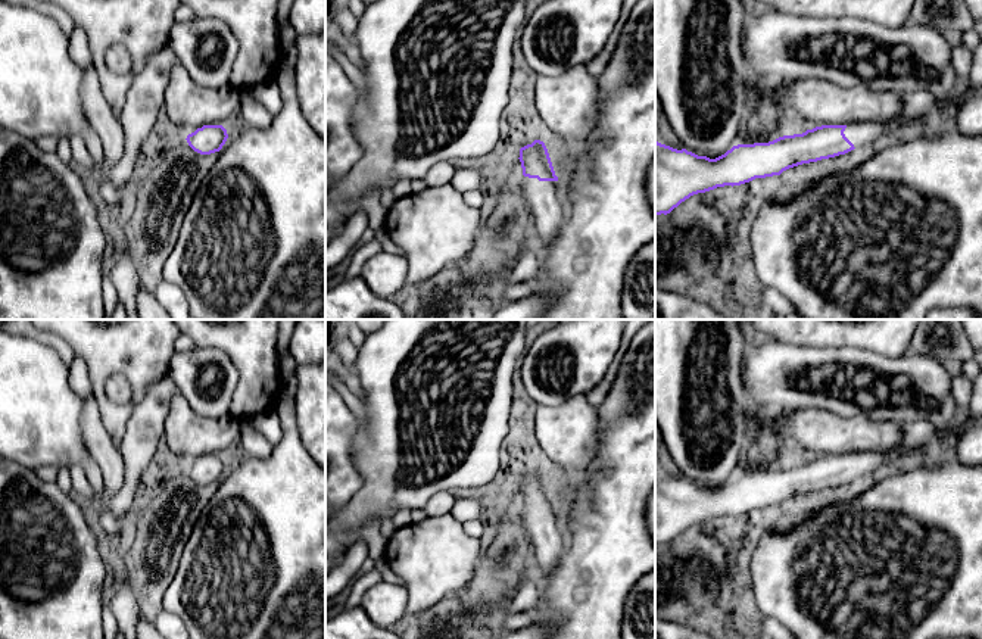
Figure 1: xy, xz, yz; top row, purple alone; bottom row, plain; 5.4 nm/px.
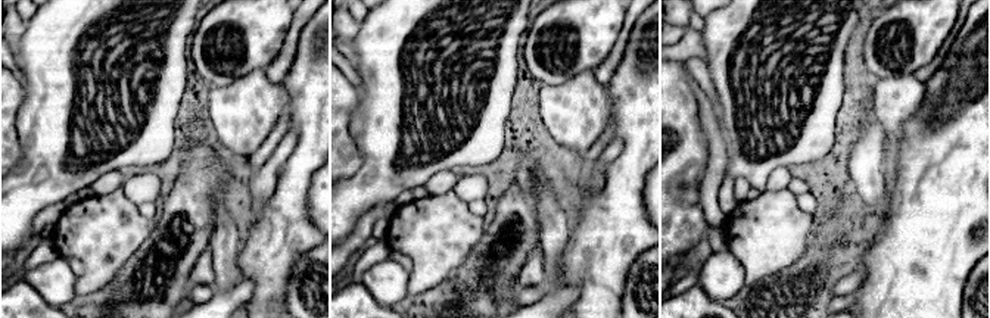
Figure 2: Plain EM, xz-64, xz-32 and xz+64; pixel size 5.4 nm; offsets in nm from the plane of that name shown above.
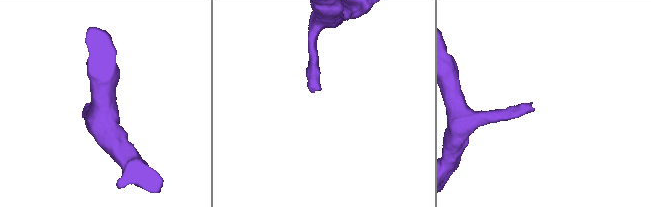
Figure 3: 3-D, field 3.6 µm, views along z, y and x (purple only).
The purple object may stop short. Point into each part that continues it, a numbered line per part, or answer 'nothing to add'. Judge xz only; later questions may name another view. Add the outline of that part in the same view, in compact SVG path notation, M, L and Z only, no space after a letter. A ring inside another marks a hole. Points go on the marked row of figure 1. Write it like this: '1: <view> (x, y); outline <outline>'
1: xz (545, 200); outline M524 177L521 190L526 194L534 218L533 240L543 252L557 237L564 219L564 202L558 181L539 181Z

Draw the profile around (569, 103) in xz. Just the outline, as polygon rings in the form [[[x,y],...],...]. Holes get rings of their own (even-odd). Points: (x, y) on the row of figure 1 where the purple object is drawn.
[[[584,65],[559,75],[539,75],[533,112],[551,128],[554,140],[564,147],[582,146],[592,134],[599,113],[598,78]]]

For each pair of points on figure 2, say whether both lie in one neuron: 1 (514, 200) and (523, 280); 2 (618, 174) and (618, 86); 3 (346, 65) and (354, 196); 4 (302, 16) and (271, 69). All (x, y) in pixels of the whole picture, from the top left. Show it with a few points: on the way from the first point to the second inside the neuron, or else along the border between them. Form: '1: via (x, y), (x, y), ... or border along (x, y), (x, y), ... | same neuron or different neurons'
1: border along (536, 248), (522, 267), (517, 287) | different neurons
2: via (631, 152), (631, 108) | same neuron
3: border along (345, 47), (360, 77), (360, 89) | different neurons
4: via (295, 30), (285, 58) | same neuron

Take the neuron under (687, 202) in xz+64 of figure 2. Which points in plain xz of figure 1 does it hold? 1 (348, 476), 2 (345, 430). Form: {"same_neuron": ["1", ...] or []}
{"same_neuron": ["1", "2"]}

